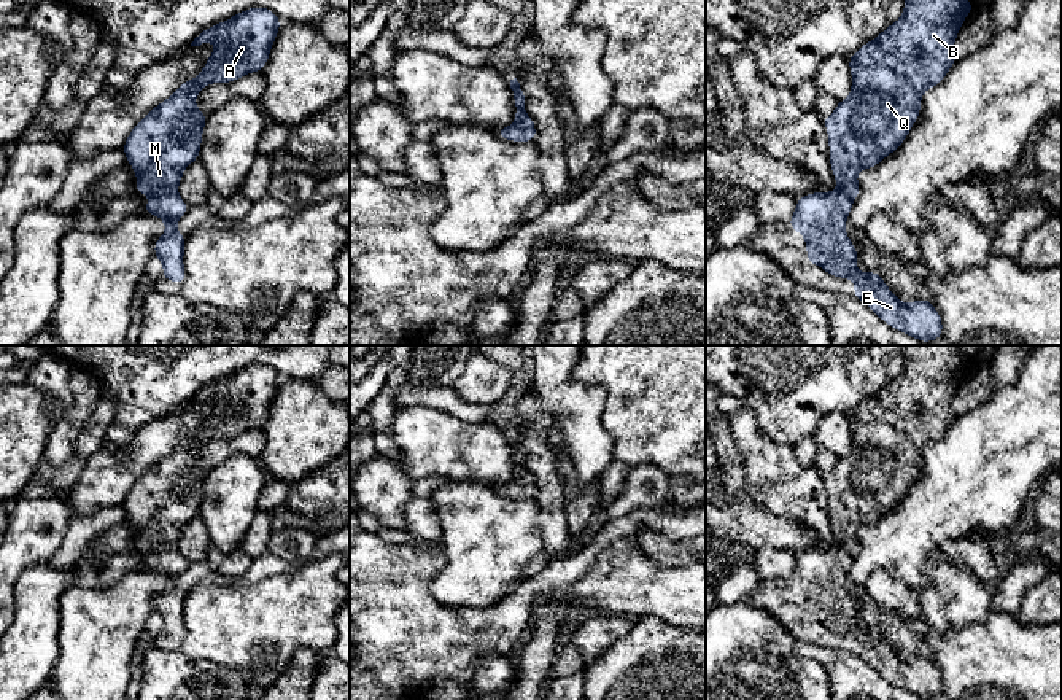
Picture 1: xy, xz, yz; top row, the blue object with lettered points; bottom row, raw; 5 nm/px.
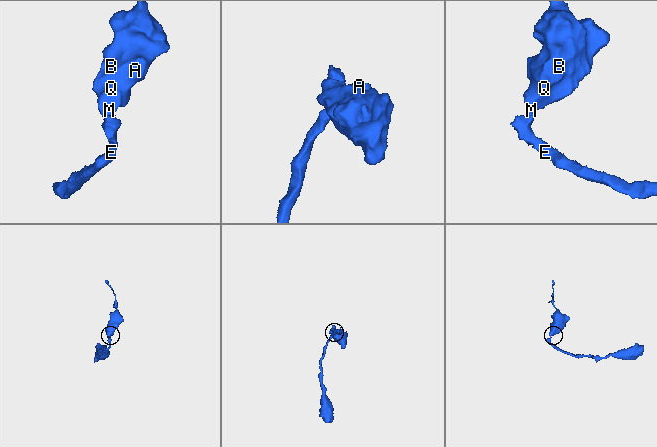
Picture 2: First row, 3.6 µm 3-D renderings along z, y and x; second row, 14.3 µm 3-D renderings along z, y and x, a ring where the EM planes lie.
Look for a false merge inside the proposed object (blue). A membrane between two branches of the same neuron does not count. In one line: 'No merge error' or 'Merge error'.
No merge error

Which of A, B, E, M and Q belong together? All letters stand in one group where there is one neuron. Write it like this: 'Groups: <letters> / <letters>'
Groups: A B E M Q

